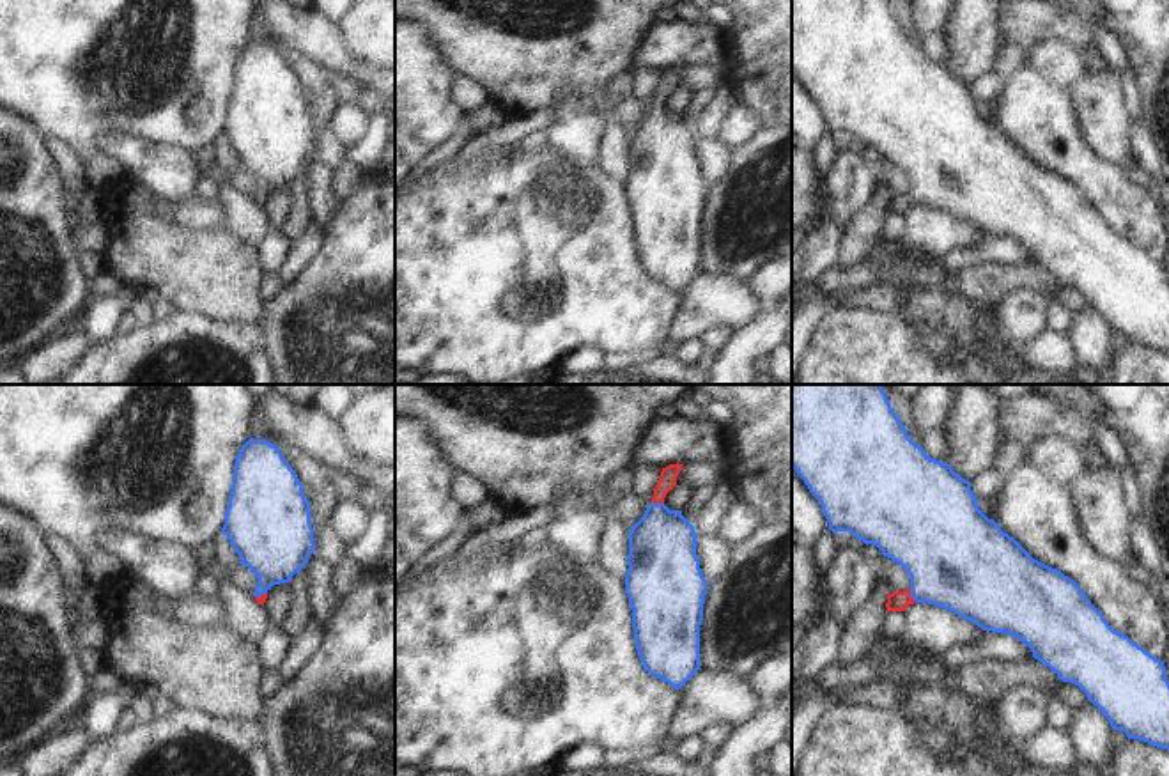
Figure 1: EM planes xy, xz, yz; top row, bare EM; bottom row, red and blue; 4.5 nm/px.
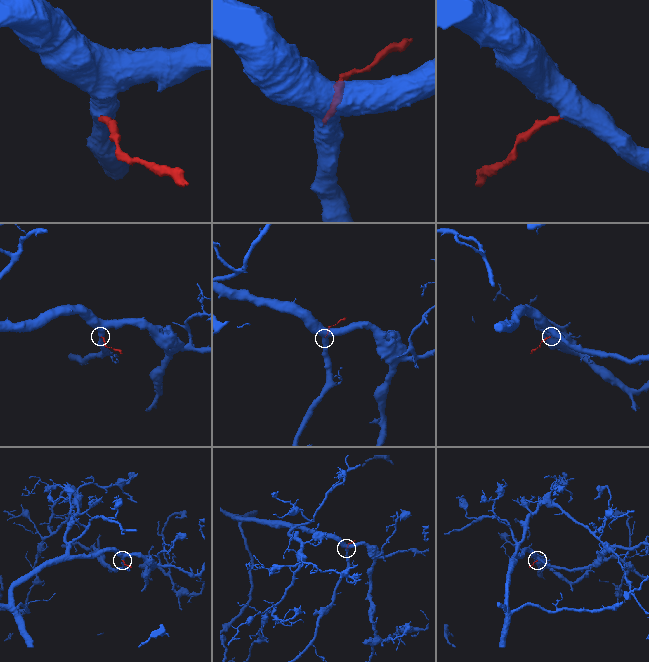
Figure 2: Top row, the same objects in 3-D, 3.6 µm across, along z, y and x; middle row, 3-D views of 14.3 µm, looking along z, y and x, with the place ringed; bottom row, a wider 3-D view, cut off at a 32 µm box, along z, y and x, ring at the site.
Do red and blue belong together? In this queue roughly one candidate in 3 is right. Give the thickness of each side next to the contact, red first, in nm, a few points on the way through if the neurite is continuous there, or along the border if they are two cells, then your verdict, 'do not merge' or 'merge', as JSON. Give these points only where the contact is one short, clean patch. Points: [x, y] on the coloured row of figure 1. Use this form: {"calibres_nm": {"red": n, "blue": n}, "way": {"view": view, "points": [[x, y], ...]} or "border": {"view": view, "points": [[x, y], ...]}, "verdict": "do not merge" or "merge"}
{"calibres_nm": {"red": 90, "blue": 420}, "way": {"view": "yz", "points": [[897, 601], [909, 596], [921, 590], [952, 560]]}, "verdict": "merge"}

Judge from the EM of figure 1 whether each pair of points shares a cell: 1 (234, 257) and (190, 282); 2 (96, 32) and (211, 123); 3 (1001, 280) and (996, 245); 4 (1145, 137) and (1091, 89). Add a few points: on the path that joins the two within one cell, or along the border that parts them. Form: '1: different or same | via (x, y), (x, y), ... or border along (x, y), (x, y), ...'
1: same | via (224, 268), (218, 273), (201, 273)
2: same | via (124, 41), (183, 98)
3: different | border along (1012, 261), (978, 263), (955, 271)
4: different | border along (1132, 123), (1130, 149), (1136, 160)

